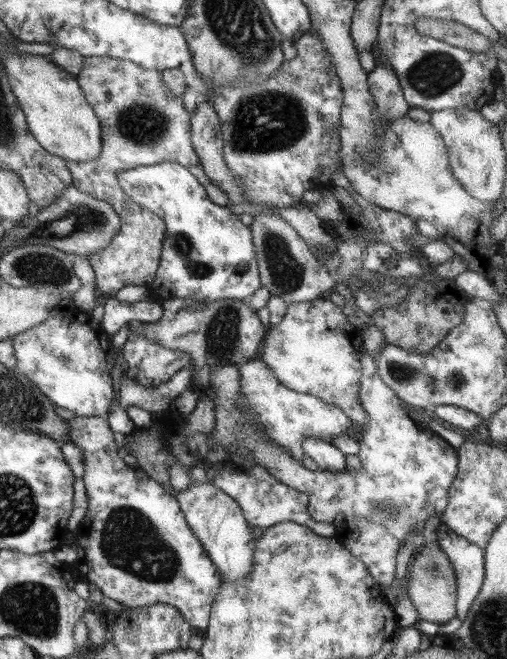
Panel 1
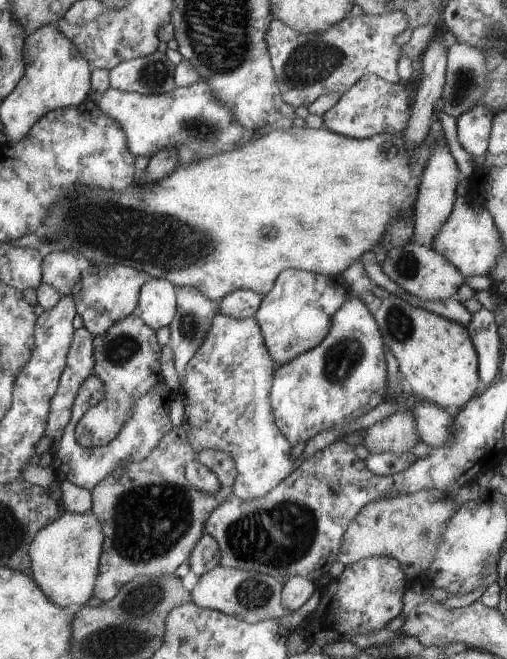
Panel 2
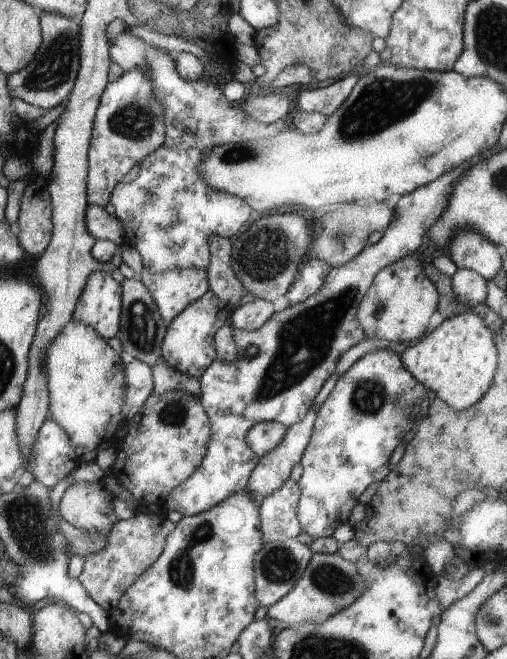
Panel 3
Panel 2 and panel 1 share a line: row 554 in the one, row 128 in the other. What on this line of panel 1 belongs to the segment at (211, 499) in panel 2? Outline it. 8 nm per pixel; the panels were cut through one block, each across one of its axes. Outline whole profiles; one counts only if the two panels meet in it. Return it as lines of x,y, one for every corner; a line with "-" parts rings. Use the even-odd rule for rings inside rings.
106,56
83,57
77,82
82,88
85,100
100,119
102,151
94,160
67,160
66,167
78,190
105,201
120,217
120,228
110,244
87,256
95,274
97,290
101,295
112,297
124,286
142,286
154,280
162,243
166,238
165,222
150,210
144,210
132,198
128,198
127,192
124,192
117,181
119,172
137,166
154,166
162,161
176,162
188,168
200,181
210,201
228,207
230,199
226,192
206,176
198,155
192,149
192,114
187,112
183,98
172,95
162,83
162,71
145,70
134,62

